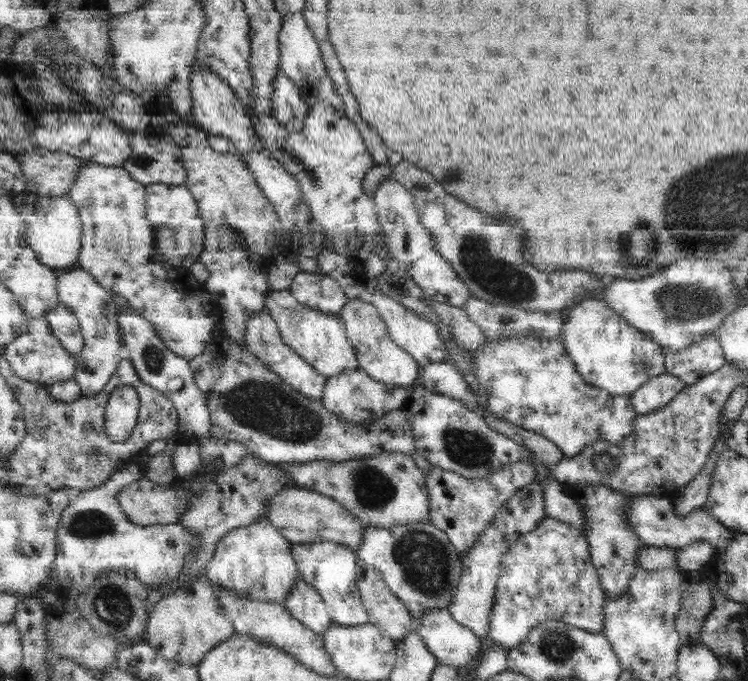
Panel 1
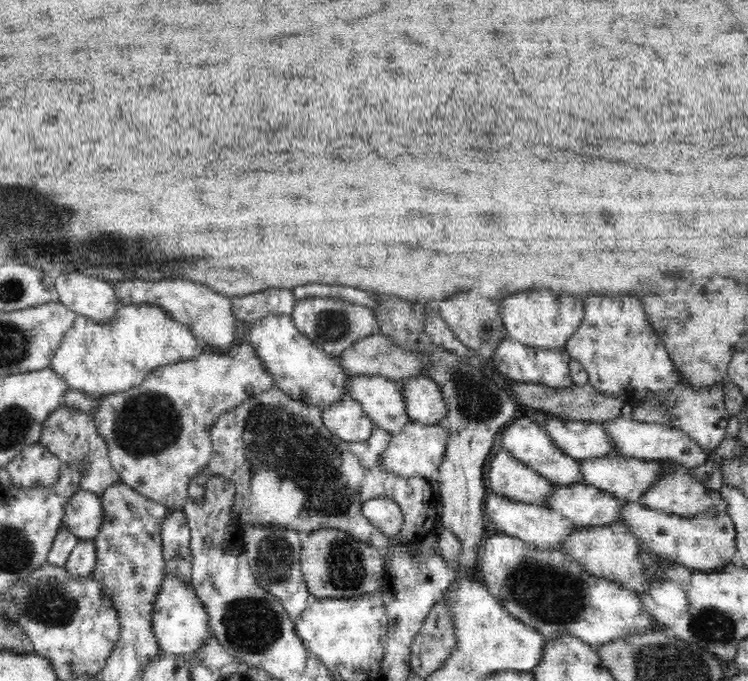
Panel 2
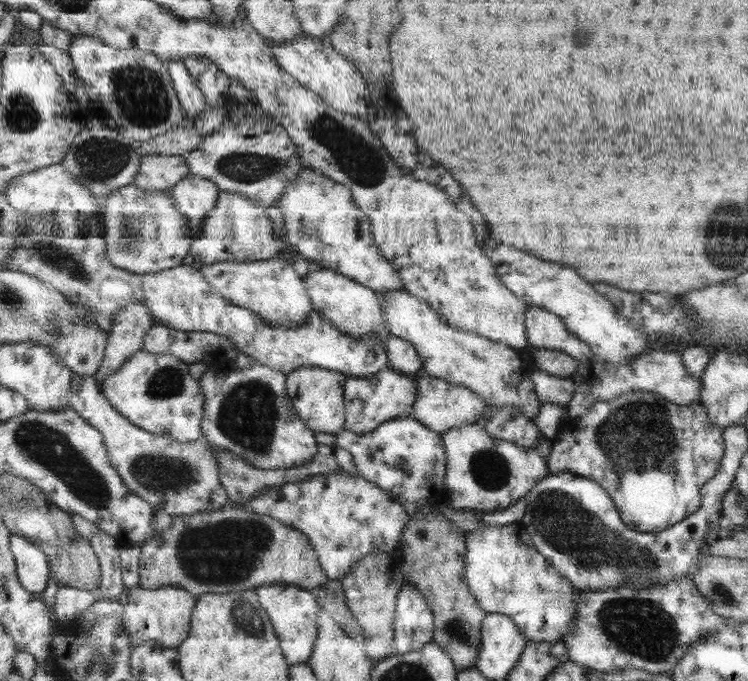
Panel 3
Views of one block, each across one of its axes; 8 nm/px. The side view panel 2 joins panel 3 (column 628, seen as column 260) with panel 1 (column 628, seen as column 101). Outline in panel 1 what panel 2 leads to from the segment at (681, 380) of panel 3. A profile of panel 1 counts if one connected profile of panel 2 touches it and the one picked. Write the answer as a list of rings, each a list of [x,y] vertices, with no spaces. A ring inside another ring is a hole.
[[[507,335],[494,340],[485,338],[484,344],[478,350],[463,352],[474,365],[479,384],[486,389],[490,413],[513,424],[515,428],[527,429],[543,436],[557,446],[563,457],[577,455],[583,447],[597,439],[611,444],[621,443],[627,435],[631,435],[636,415],[629,402],[629,396],[615,396],[587,384],[570,362],[560,339],[559,336],[546,339],[539,335]]]

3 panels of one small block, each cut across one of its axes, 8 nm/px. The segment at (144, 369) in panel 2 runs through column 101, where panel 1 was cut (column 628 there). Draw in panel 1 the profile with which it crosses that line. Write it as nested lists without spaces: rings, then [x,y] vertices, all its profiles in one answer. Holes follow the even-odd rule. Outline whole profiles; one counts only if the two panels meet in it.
[[[596,298],[583,299],[571,306],[564,316],[561,338],[563,349],[574,364],[575,370],[587,384],[600,388],[615,396],[629,396],[636,388],[639,388],[645,381],[664,372],[664,358],[661,347],[642,330],[633,328],[624,318],[621,318],[607,304]]]

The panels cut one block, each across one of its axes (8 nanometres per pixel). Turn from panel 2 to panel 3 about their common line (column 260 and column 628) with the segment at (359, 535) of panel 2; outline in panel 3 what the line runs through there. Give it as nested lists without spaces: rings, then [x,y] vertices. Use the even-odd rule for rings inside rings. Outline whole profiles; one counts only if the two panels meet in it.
[[[655,393],[619,395],[608,401],[595,401],[587,407],[583,416],[570,421],[569,426],[558,426],[558,431],[550,439],[547,474],[571,472],[595,481],[613,497],[612,502],[615,502],[615,510],[622,523],[637,532],[659,532],[695,512],[700,503],[699,490],[716,475],[724,453],[721,428],[710,423],[699,402],[679,406]]]

